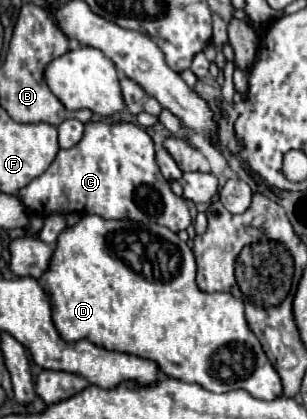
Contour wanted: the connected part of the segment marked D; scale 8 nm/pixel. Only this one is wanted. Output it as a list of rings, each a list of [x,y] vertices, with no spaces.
[[[82,215],[82,219],[74,225],[68,227],[66,231],[60,233],[58,237],[58,247],[54,251],[50,269],[40,277],[40,285],[44,287],[44,291],[50,295],[50,303],[52,303],[52,317],[54,317],[54,325],[58,329],[58,333],[66,339],[66,341],[80,341],[80,339],[88,339],[90,343],[104,347],[108,351],[118,351],[118,353],[128,353],[128,355],[136,355],[140,359],[150,359],[158,365],[158,369],[174,379],[186,381],[186,383],[198,383],[208,391],[214,393],[226,393],[226,391],[234,391],[234,389],[244,389],[248,391],[252,397],[256,399],[276,399],[282,395],[282,381],[280,375],[276,373],[276,369],[272,367],[272,363],[268,361],[260,341],[256,339],[256,335],[250,331],[246,319],[244,319],[244,307],[242,301],[230,293],[204,293],[198,289],[196,285],[196,261],[192,255],[192,249],[168,227],[162,225],[144,225],[144,223],[134,223],[134,221],[108,221],[102,219],[98,215]]]

